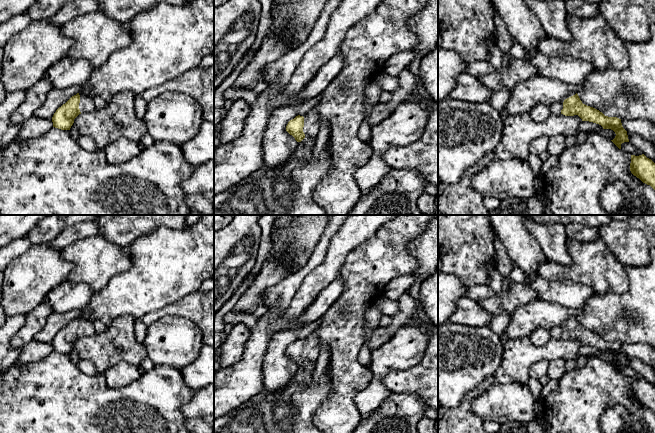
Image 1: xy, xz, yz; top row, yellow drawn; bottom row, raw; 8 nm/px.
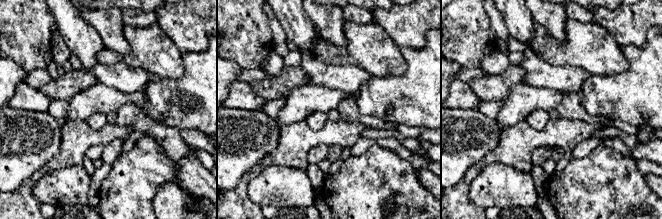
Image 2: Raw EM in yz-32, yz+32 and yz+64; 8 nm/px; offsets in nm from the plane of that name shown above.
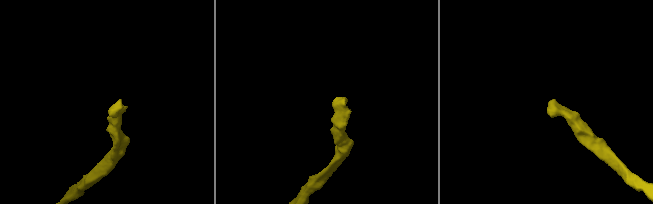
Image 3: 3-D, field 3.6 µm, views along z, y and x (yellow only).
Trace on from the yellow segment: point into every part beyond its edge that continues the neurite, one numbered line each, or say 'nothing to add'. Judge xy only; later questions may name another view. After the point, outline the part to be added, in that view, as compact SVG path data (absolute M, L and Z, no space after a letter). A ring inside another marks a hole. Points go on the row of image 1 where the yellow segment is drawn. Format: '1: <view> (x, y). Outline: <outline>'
1: xy (86, 104). Outline: M84 87L81 91L79 91L79 95L79 109L81 113L91 112L96 109L96 106L94 104L94 97L90 93L89 87Z

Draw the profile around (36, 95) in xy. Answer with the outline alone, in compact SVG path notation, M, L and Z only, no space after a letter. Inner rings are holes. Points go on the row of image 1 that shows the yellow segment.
M44 77L29 88L23 102L11 115L12 123L14 125L22 125L34 116L35 111L44 103L52 89L52 84Z

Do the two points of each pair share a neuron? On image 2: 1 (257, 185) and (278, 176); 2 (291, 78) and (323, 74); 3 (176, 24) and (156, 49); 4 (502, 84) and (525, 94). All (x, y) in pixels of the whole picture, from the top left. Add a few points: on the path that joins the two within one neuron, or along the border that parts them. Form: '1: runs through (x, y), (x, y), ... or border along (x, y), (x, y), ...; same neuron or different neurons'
1: runs through (262, 186), (268, 186), (273, 181); same neuron
2: border along (299, 66), (308, 78), (308, 83); different neurons
3: border along (156, 23), (181, 53); different neurons
4: border along (523, 83), (512, 85), (501, 100); different neurons

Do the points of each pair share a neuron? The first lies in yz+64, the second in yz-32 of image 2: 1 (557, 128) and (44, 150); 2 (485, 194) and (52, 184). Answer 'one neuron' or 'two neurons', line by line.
1: two neurons
2: one neuron

